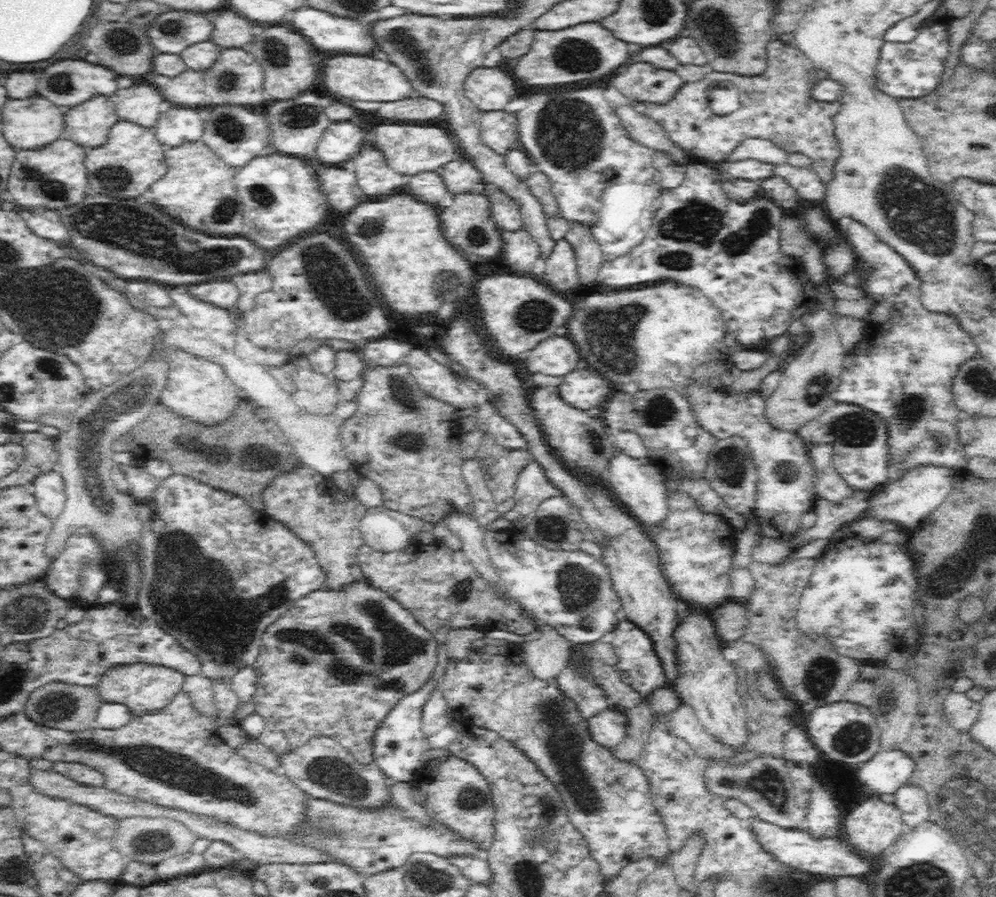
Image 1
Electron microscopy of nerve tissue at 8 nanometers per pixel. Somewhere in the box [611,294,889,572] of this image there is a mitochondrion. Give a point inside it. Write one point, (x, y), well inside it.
(854, 430)

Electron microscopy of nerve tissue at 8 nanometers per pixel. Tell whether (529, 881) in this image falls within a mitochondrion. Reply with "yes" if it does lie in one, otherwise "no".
yes

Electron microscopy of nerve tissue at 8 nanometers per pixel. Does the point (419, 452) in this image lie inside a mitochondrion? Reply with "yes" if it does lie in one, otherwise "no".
yes

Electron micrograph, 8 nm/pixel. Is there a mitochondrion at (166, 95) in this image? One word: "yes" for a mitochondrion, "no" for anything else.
no

